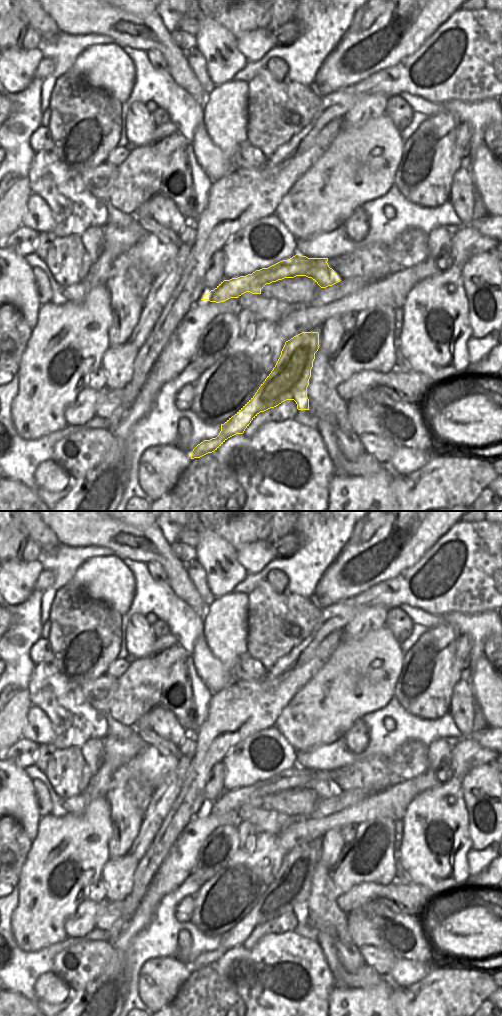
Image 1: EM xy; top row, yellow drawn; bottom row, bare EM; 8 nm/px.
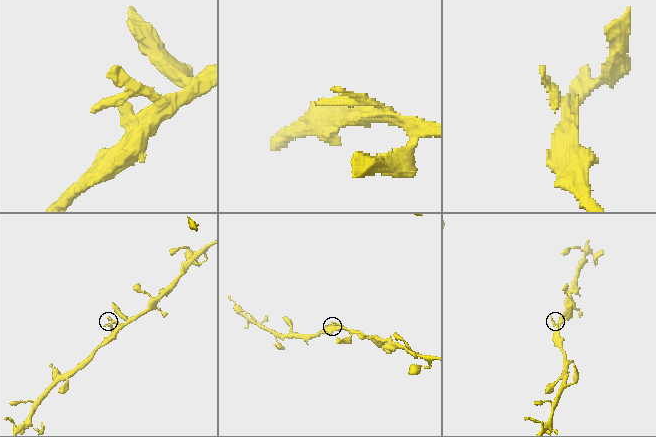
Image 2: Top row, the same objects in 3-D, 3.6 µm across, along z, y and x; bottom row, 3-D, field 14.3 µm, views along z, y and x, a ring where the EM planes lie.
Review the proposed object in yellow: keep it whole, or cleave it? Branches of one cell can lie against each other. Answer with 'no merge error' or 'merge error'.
no merge error

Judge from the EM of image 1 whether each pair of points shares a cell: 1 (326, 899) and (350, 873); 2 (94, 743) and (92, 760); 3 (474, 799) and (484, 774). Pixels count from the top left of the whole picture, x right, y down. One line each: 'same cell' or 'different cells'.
1: different cells
2: same cell
3: same cell

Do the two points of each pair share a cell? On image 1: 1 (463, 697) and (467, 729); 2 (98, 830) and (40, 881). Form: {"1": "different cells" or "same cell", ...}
{"1": "same cell", "2": "same cell"}

